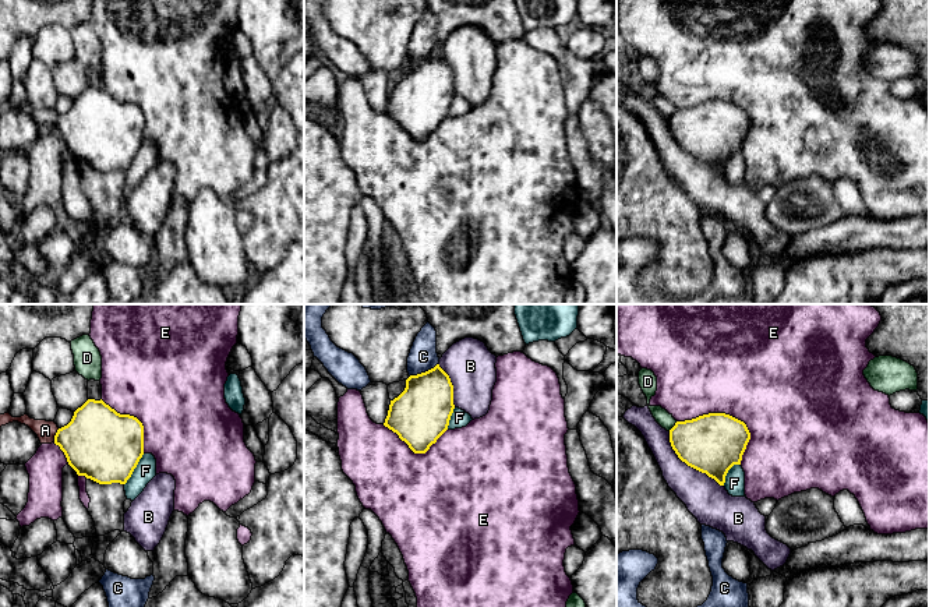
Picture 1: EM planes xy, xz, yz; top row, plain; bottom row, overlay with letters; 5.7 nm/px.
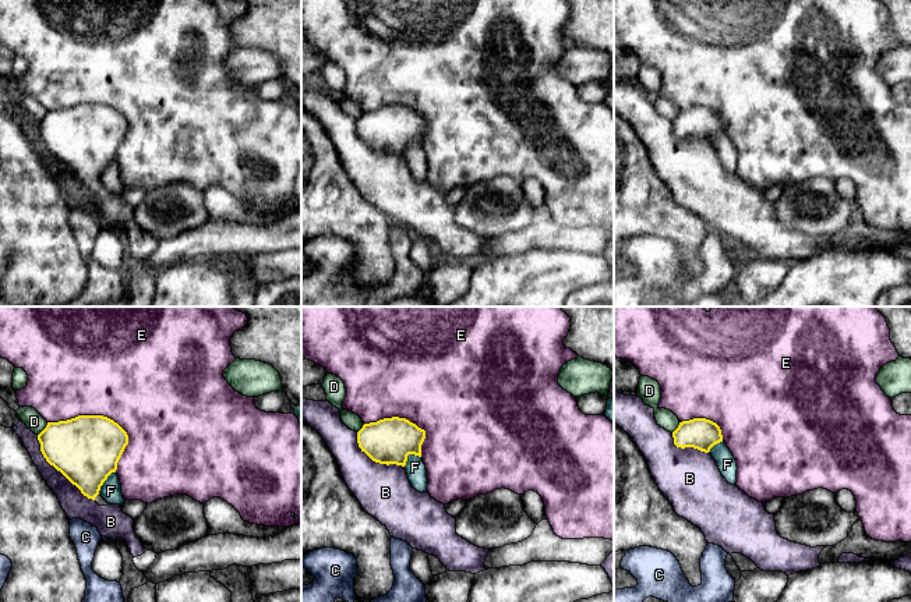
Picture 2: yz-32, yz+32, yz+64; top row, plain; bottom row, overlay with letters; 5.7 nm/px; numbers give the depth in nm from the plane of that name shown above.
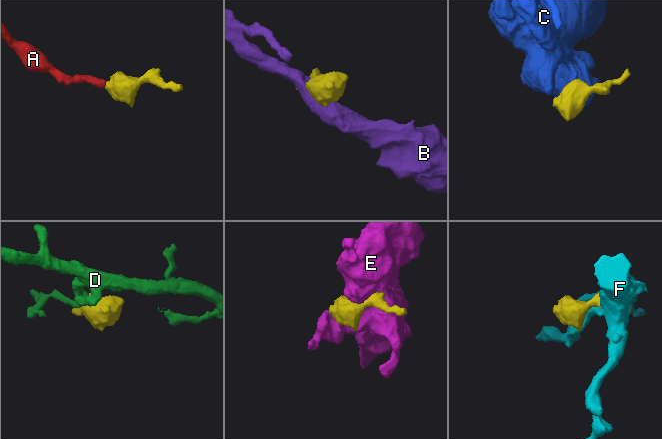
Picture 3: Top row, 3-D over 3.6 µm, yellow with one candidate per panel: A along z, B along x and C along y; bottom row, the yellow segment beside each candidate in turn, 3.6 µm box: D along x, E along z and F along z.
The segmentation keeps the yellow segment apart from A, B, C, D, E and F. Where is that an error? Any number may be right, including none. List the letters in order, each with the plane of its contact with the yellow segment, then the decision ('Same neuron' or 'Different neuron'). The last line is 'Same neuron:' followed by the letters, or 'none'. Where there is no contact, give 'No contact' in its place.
A: Touches yellow in xy. Same neuron
B: Touches yellow in yz. Different neuron
C: Touches yellow in xz. Different neuron
D: Touches yellow in yz. Different neuron
E: Touches yellow in yz. Different neuron
F: Touches yellow in xy. Different neuron
Same neuron: A

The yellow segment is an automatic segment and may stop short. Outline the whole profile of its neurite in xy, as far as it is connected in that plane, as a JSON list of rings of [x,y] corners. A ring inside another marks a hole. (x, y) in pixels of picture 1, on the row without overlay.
[[[88,87],[61,116],[54,109],[35,107],[28,102],[0,102],[0,114],[13,109],[28,113],[40,131],[59,133],[78,163],[99,172],[126,172],[144,142],[142,110],[117,100],[102,87]]]

